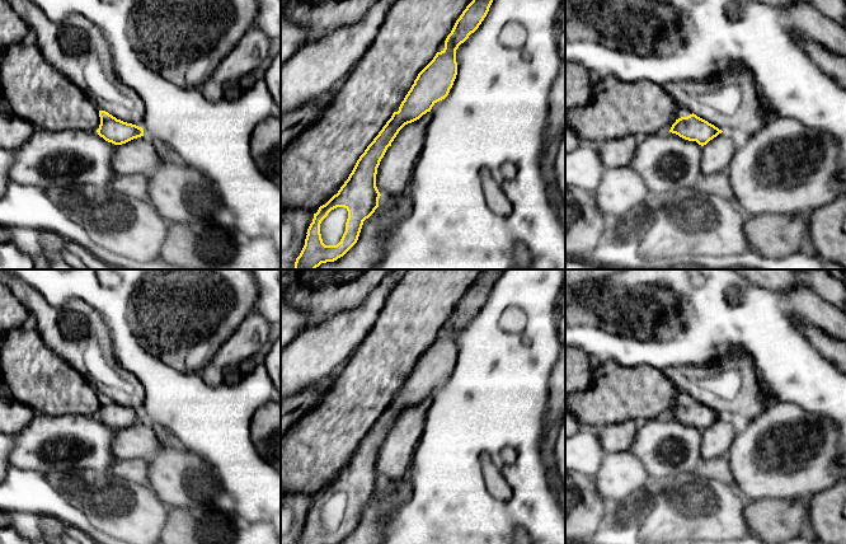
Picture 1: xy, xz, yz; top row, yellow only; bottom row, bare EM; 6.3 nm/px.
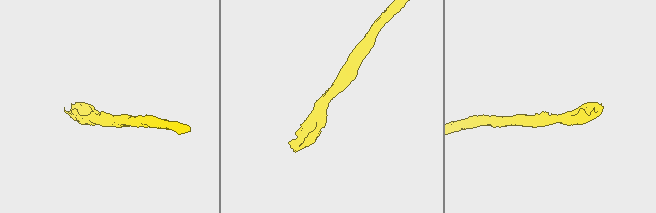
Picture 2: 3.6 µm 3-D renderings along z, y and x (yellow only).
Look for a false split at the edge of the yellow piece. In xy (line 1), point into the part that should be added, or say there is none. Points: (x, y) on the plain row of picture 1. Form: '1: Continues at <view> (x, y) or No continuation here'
1: No continuation here

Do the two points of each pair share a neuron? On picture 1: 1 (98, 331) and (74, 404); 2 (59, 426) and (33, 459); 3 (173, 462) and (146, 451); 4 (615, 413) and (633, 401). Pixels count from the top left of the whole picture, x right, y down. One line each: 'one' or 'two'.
1: two
2: one
3: two
4: one

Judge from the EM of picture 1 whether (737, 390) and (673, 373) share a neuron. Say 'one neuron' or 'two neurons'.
one neuron

